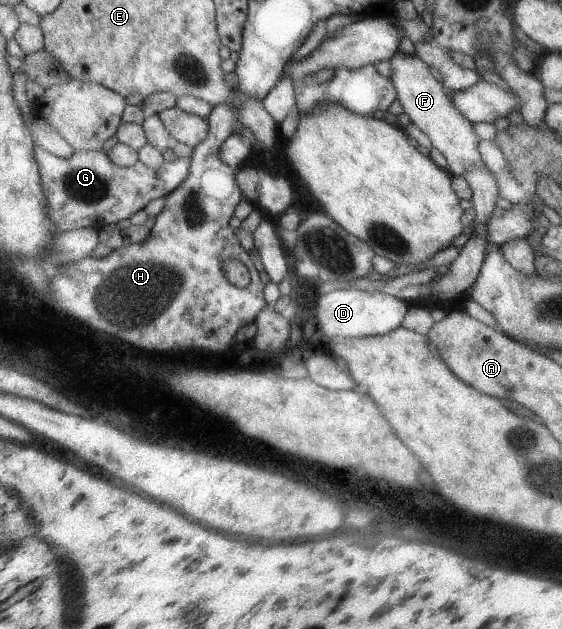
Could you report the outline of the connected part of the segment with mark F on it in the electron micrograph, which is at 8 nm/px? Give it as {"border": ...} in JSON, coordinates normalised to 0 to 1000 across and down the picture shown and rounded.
{"border":[[[712,79],[694,92],[692,99],[694,105],[698,105],[696,130],[701,134],[706,157],[719,169],[719,181],[724,181],[730,194],[762,216],[765,224],[769,224],[770,235],[776,235],[779,242],[786,242],[786,248],[795,256],[794,270],[806,278],[824,280],[833,267],[843,267],[843,264],[854,267],[854,264],[861,264],[858,245],[854,245],[854,238],[851,237],[854,219],[843,210],[843,196],[831,191],[829,184],[822,184],[811,165],[794,149],[790,134],[783,127],[776,127],[769,114],[765,114],[765,105],[742,87],[730,89],[730,86],[719,86]]]}

